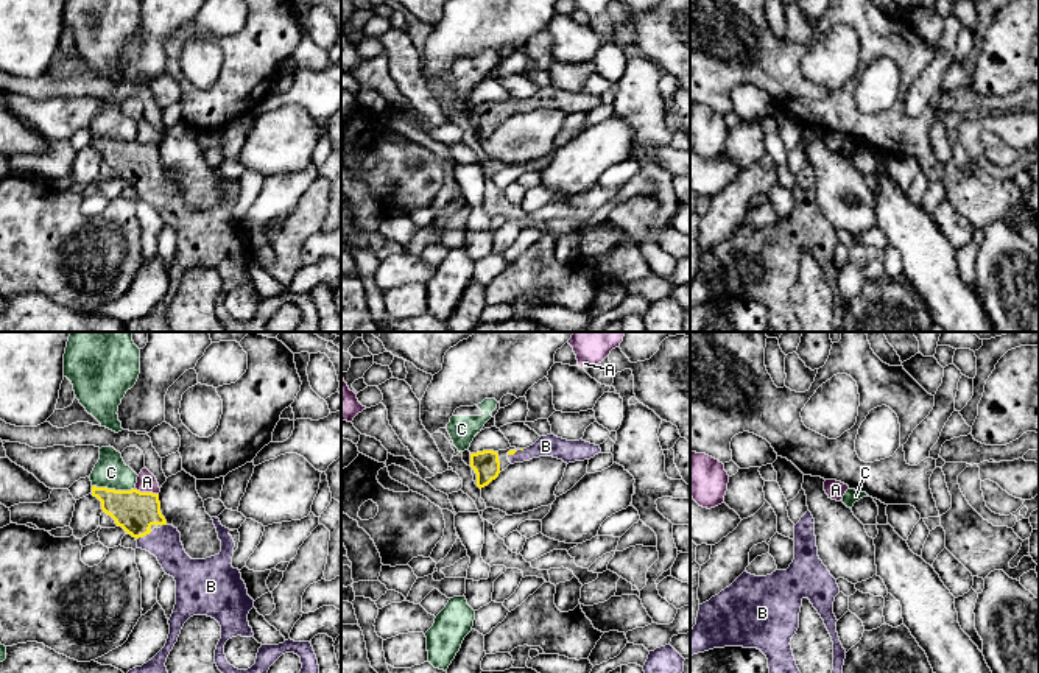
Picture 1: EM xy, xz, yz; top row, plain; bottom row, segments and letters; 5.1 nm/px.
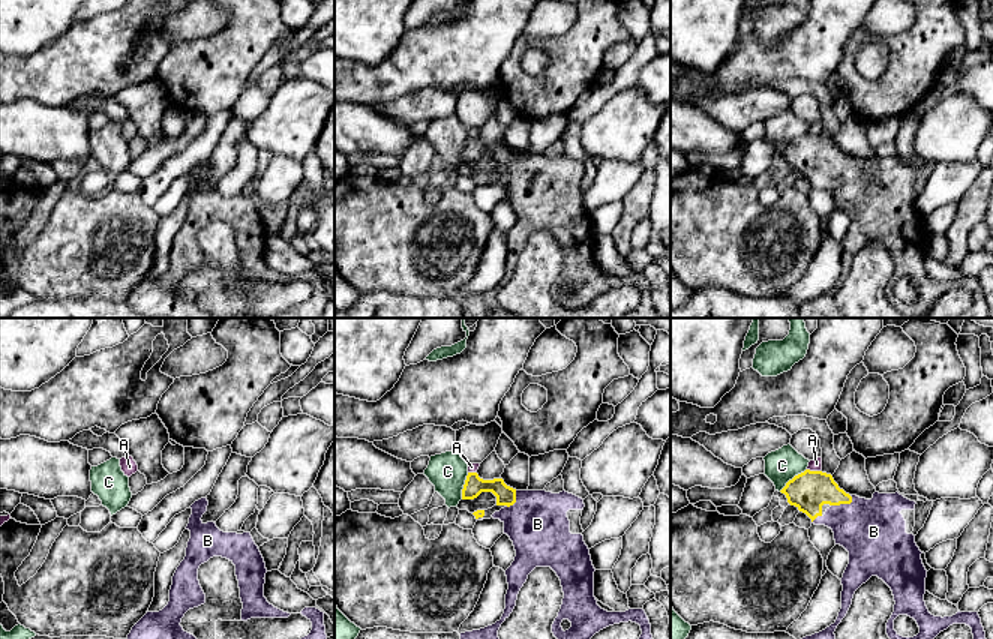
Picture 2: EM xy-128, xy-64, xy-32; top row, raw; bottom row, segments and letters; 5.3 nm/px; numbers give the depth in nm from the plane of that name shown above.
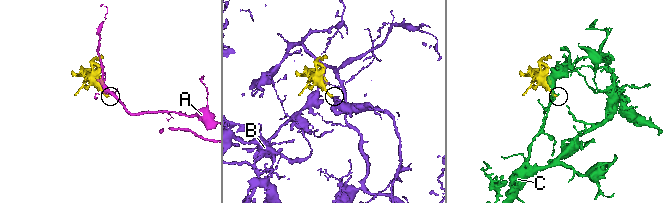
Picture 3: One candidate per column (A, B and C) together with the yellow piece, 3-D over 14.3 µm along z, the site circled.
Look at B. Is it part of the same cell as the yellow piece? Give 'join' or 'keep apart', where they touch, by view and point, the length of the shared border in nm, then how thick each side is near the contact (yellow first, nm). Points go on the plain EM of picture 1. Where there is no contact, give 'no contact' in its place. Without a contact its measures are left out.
join; meets yellow in xy at (144, 186); contact 100 nm long; 220 nm thick on the yellow side, 170 nm on the other

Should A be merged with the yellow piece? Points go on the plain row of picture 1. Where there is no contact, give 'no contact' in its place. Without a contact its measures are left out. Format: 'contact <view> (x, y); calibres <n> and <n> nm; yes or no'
contact xy (147, 144); calibres 220 and 100 nm; no

